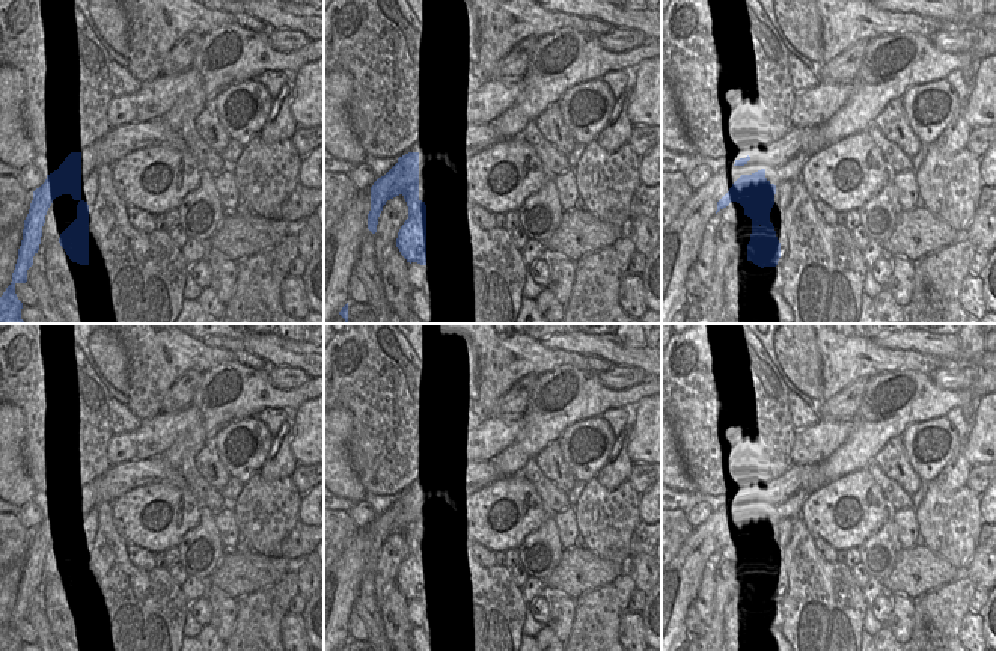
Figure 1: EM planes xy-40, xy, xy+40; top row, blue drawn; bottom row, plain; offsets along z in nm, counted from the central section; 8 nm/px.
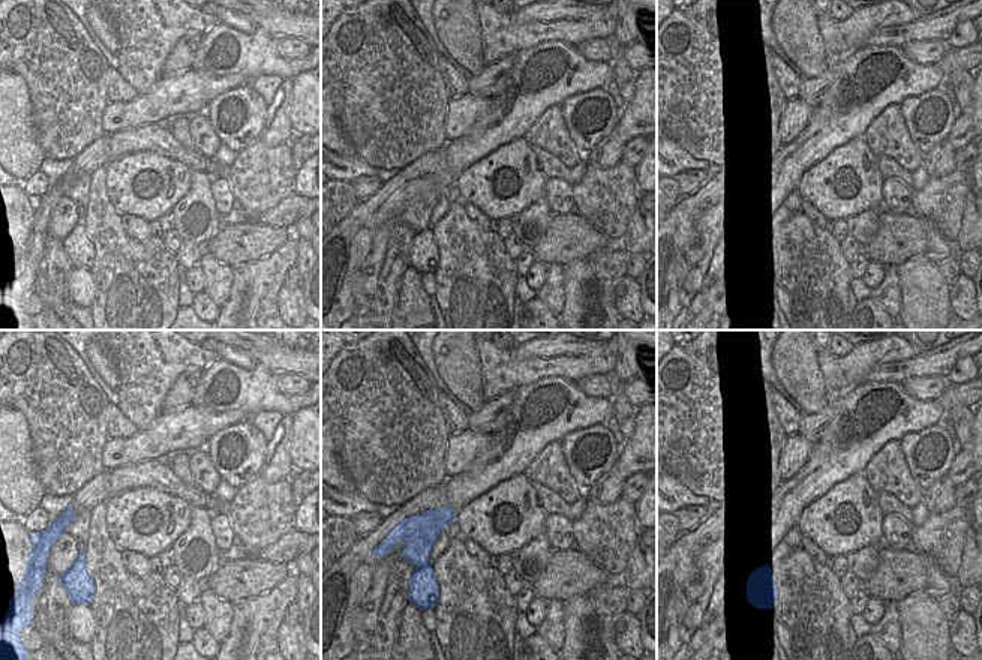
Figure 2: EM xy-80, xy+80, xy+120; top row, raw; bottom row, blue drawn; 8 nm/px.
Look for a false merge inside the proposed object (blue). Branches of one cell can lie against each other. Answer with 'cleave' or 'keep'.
cleave

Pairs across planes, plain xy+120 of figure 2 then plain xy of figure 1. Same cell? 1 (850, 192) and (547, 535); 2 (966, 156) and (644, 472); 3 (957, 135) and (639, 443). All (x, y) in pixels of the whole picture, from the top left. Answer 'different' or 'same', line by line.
1: different
2: same
3: same

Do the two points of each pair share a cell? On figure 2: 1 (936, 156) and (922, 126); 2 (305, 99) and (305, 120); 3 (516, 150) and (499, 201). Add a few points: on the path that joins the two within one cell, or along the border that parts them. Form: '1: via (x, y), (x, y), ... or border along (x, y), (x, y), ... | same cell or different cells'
1: border along (946, 137), (924, 153) | different cells
2: via (305, 104), (305, 116) | same cell
3: via (516, 165), (523, 182), (519, 194), (514, 197) | same cell

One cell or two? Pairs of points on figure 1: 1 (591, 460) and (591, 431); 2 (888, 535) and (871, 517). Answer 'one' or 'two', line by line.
1: one
2: two

